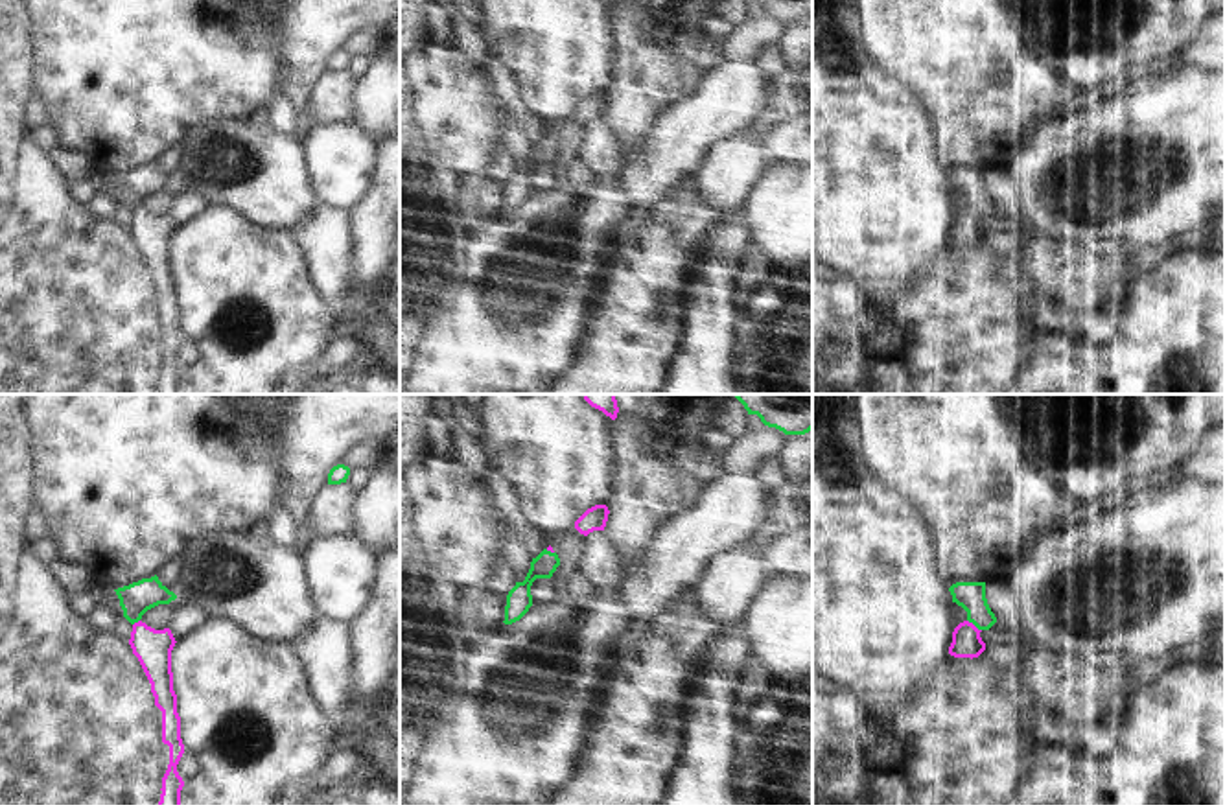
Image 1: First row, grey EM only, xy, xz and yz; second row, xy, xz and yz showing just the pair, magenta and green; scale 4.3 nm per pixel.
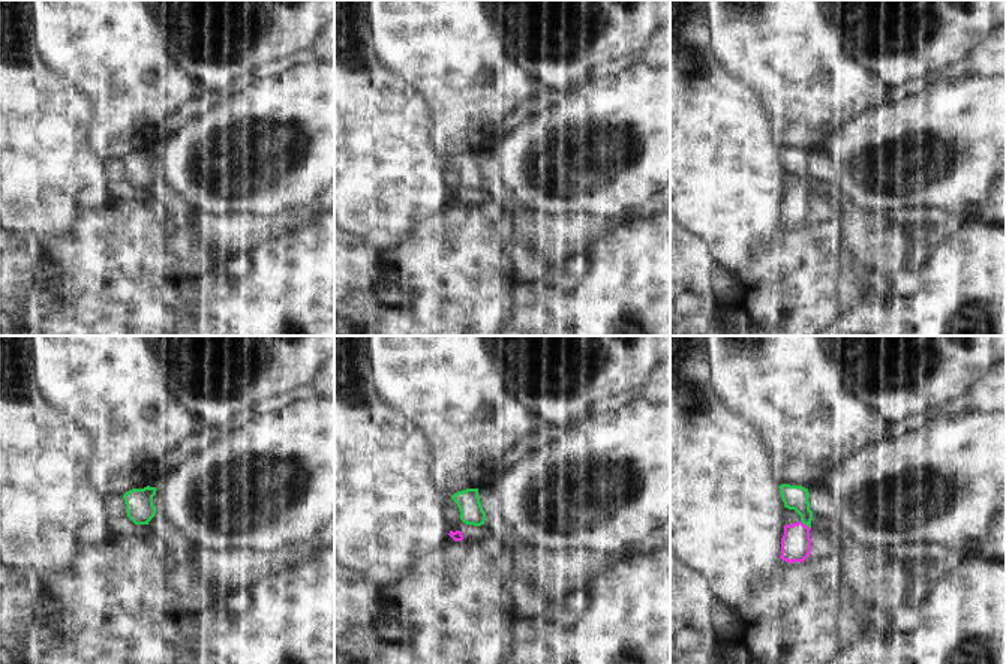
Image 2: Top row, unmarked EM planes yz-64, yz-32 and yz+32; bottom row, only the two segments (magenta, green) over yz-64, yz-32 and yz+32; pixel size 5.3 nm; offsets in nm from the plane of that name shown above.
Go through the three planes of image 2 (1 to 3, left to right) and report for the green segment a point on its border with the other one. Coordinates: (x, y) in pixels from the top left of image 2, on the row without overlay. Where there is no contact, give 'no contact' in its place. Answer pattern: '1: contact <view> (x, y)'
1: no contact
2: no contact
3: contact yz+32 (805, 189)

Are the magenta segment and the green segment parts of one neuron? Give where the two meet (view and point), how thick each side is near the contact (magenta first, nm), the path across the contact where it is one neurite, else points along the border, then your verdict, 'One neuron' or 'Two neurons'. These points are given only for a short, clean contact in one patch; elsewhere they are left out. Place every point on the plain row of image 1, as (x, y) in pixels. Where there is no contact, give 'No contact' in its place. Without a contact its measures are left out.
Touches magenta at yz (973, 212). Thickness 130 nm (magenta) against 130 nm. Path across: yz (966, 225), (973, 212), (971, 183). One neuron.

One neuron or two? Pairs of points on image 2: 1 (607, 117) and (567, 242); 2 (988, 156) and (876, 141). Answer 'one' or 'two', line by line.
1: two
2: one

